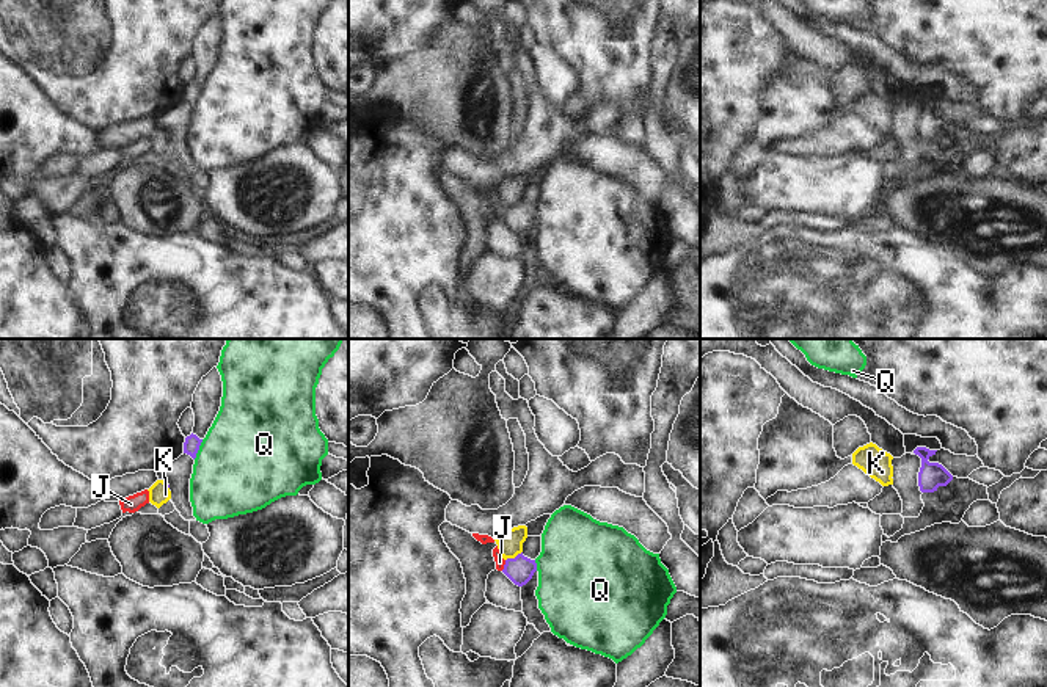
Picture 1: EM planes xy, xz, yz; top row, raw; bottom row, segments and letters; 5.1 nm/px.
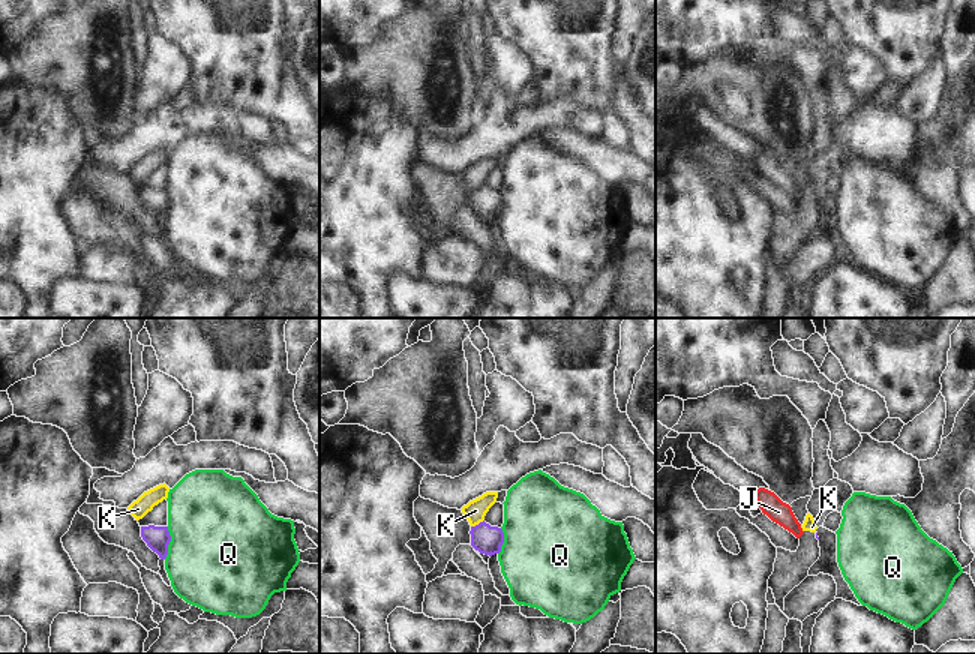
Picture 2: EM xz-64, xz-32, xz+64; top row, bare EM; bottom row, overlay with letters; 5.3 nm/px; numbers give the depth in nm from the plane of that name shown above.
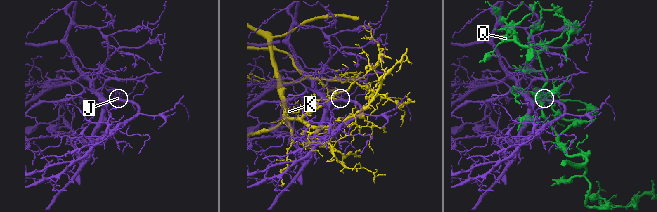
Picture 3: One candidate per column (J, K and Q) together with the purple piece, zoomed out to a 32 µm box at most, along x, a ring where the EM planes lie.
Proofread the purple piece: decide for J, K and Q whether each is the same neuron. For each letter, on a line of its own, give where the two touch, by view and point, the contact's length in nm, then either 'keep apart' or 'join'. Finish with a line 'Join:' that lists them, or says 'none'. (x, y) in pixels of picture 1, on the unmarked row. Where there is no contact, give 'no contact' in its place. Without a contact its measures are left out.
J: contact xz (504, 214); length 60 nm; join
K: contact xz (515, 206); length 100 nm; keep apart
Q: contact xy (198, 98); length 120 nm; keep apart
Join: J

